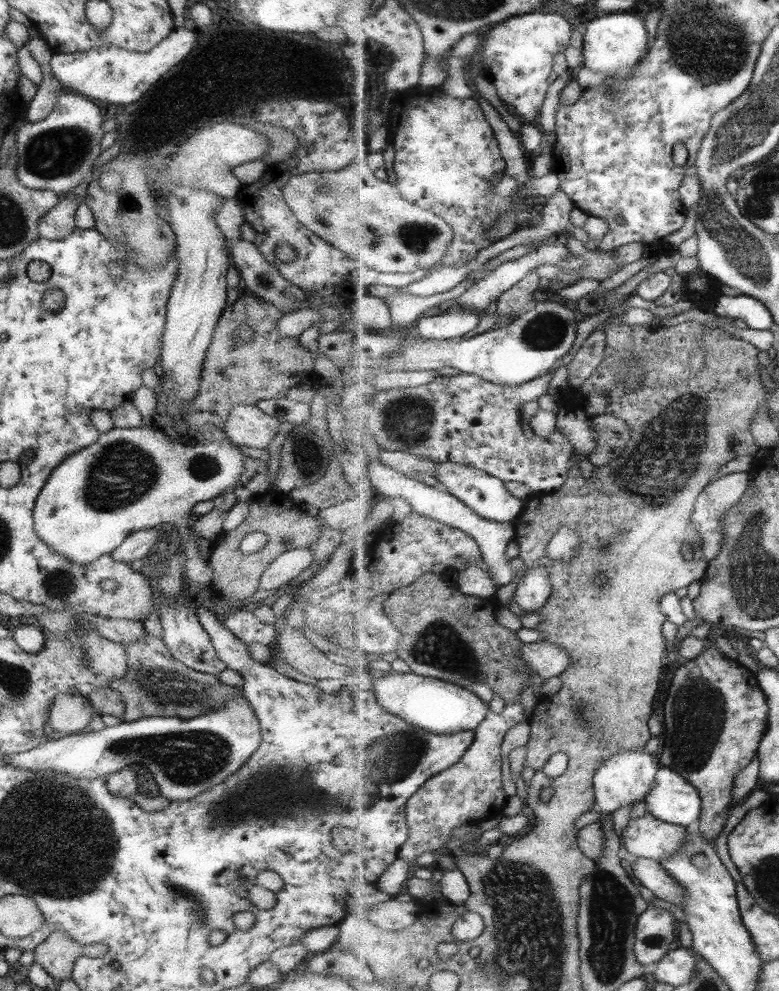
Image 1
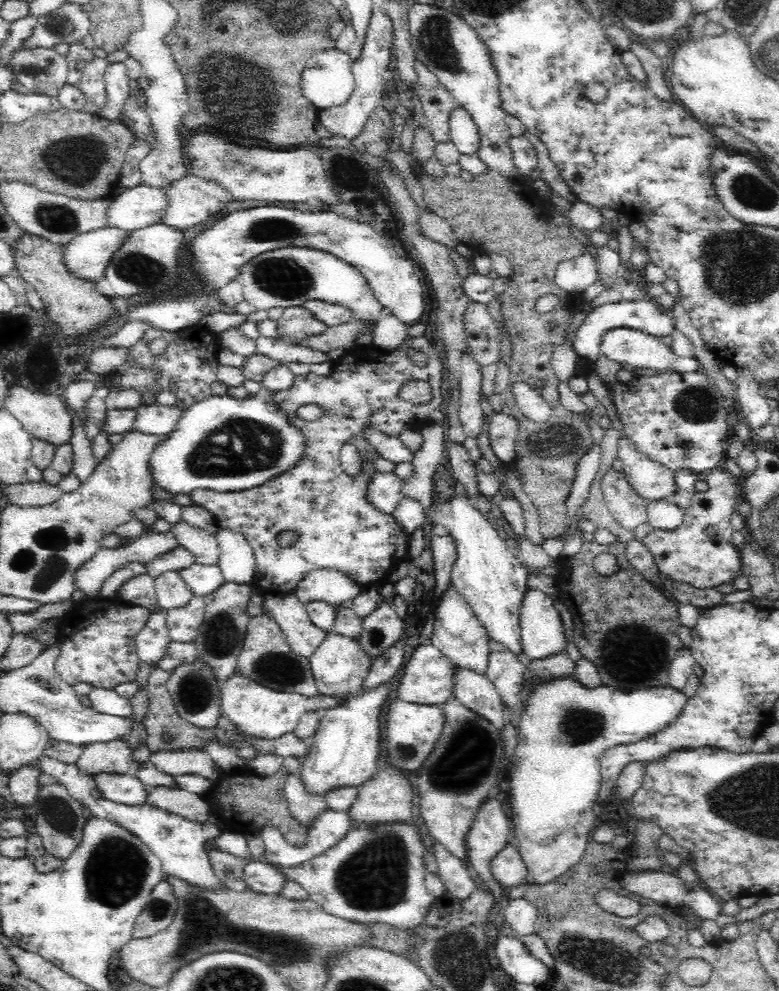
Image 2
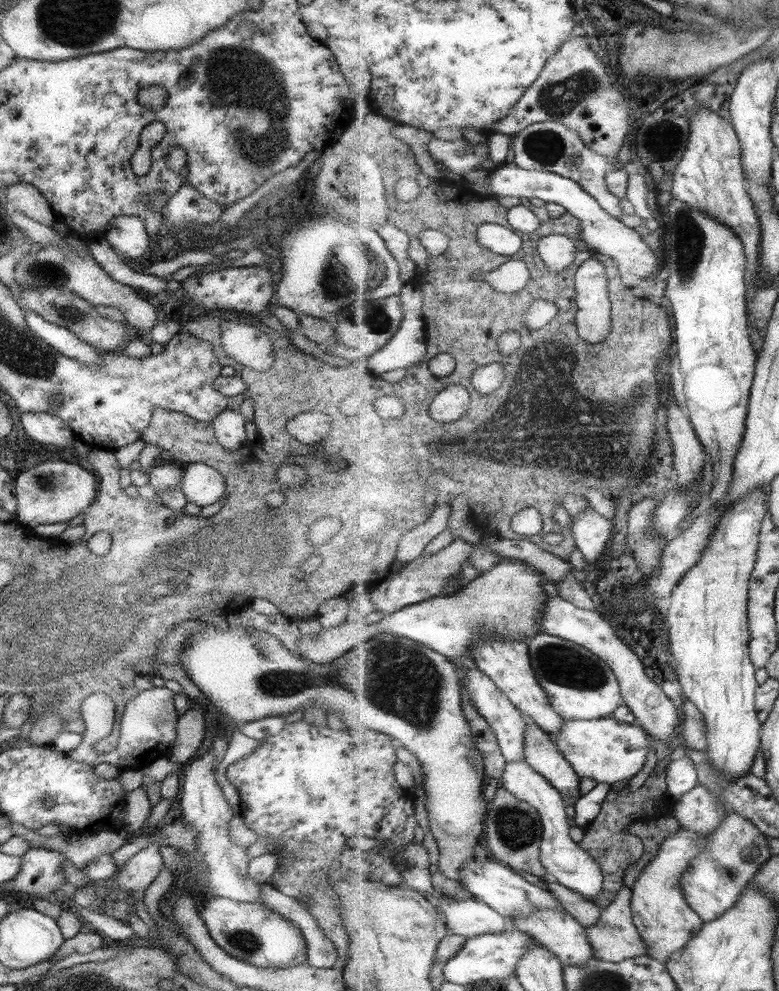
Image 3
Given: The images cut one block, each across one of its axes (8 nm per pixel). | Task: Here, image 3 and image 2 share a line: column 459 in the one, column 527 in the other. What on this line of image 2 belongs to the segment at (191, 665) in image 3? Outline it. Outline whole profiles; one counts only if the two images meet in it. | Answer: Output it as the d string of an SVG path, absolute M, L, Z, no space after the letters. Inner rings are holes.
M529 670L522 676L522 688L520 688L521 703L518 707L520 710L520 720L515 725L517 746L513 754L512 762L514 768L510 770L510 806L512 806L512 824L514 832L518 837L518 853L526 866L528 884L544 885L548 882L563 876L570 868L575 867L582 860L586 848L592 838L592 833L596 828L596 818L593 806L597 802L601 787L601 771L599 770L600 756L608 748L614 748L623 744L632 744L639 740L644 740L657 732L668 728L682 712L687 700L689 699L682 691L676 690L673 686L652 686L650 688L630 688L630 690L612 690L606 684L598 684L592 688L586 688L577 678L573 676L552 676L550 680L539 680L529 674Z

